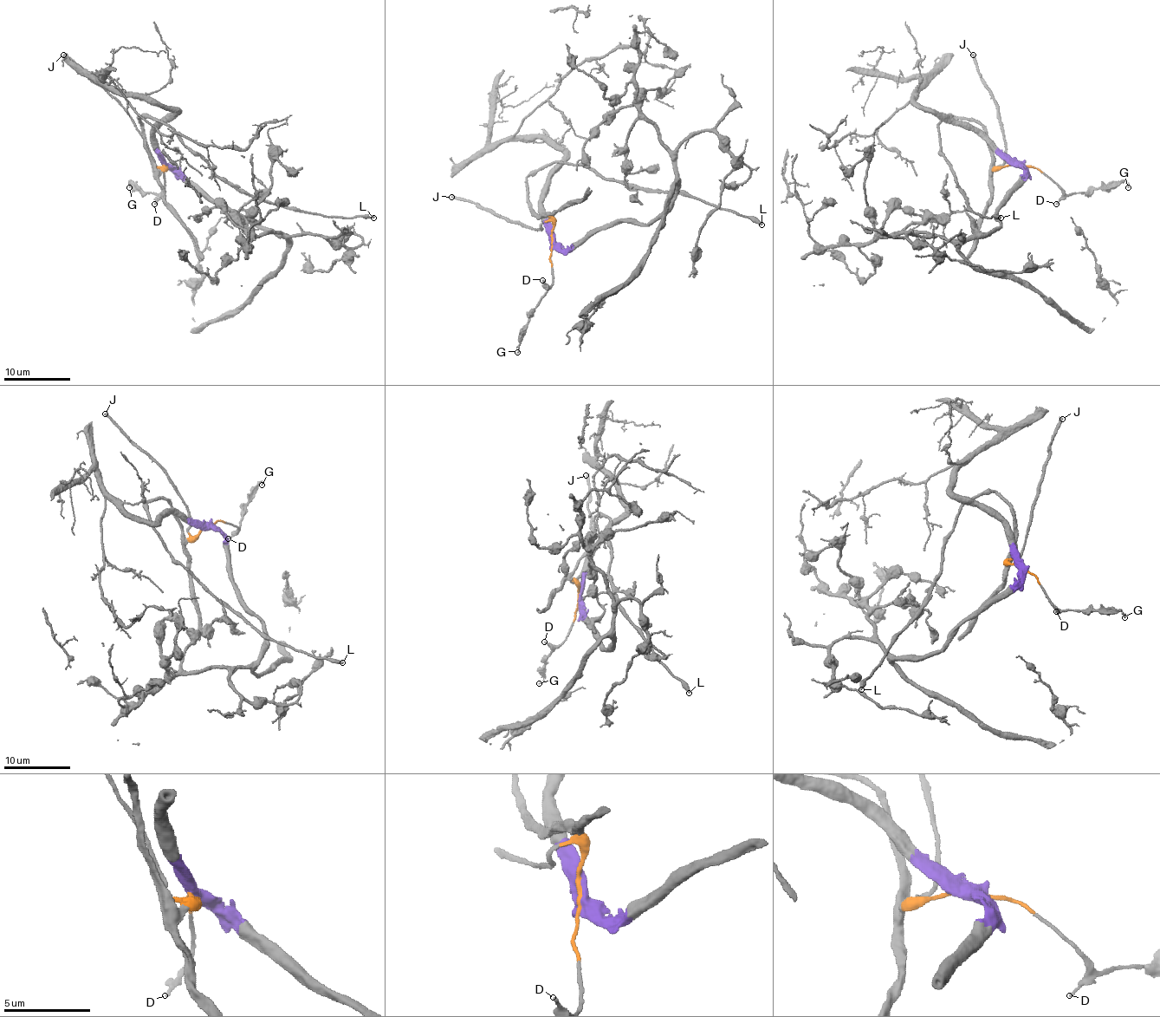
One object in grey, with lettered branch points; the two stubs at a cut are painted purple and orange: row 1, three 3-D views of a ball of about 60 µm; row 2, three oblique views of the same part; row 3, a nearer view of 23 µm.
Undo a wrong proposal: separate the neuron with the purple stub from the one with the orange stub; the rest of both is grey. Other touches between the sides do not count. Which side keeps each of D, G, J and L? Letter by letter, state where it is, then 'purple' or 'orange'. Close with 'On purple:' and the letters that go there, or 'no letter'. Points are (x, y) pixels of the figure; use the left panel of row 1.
D: place (154, 204); orange
G: place (129, 187); orange
J: place (63, 55); orange
L: place (373, 218); orange
On purple: no letter

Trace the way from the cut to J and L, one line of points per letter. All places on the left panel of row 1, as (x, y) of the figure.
J: (164, 165), (165, 166), (157, 168), (147, 142), (132, 117), (62, 54)
L: (164, 165), (158, 170), (150, 157), (140, 117), (168, 125), (217, 175), (255, 197), (340, 218), (373, 218)

